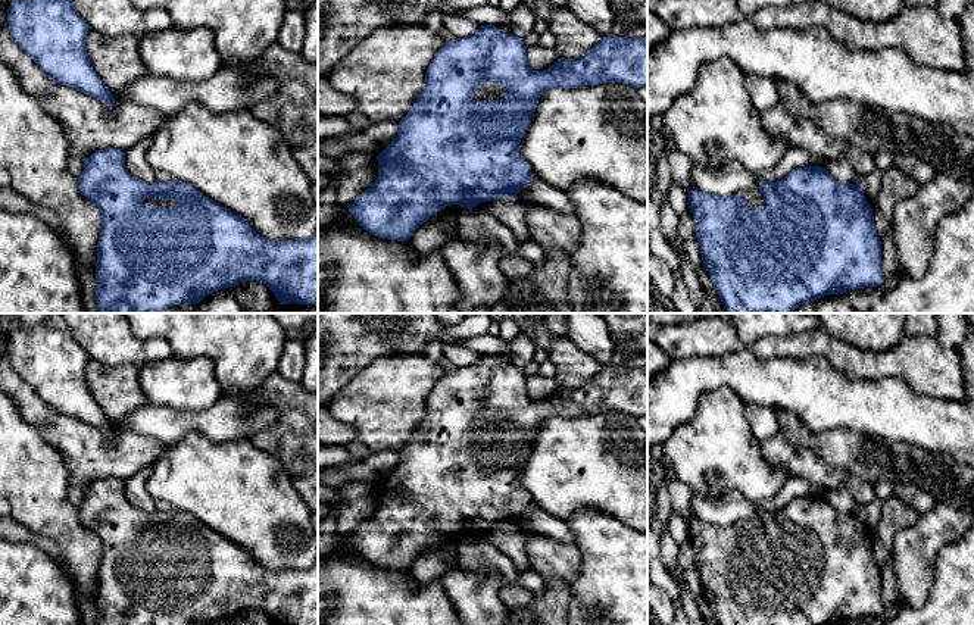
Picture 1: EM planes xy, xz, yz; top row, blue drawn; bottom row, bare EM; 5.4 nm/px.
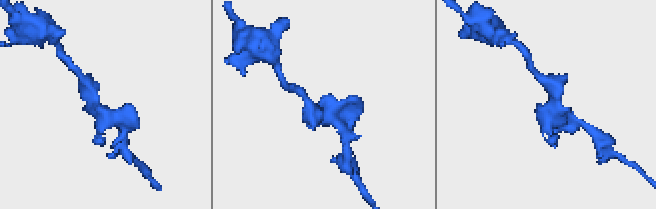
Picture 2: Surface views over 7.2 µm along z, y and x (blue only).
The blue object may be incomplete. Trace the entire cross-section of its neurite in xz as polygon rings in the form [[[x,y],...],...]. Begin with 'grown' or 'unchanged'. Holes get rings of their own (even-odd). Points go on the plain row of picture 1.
grown; [[[481,354],[474,365],[444,372],[431,390],[425,415],[410,440],[399,451],[399,462],[377,485],[375,512],[350,532],[356,551],[378,568],[409,571],[413,560],[441,537],[458,534],[472,538],[499,526],[515,528],[533,506],[530,493],[519,484],[519,471],[531,451],[538,428],[549,418],[580,418],[603,412],[647,416],[647,366],[628,368],[609,363],[580,388],[558,388],[544,400],[533,400],[527,376],[515,362],[500,362],[494,354]]]

